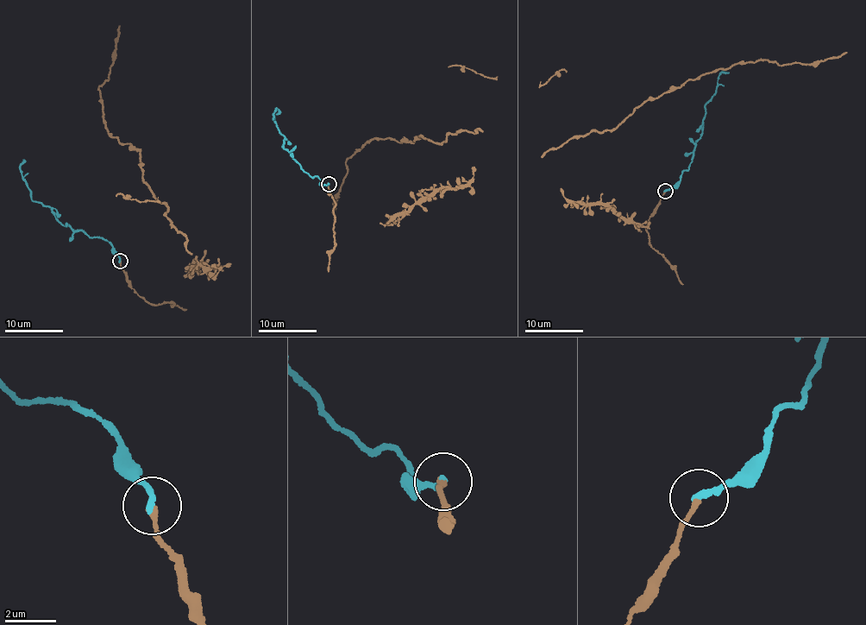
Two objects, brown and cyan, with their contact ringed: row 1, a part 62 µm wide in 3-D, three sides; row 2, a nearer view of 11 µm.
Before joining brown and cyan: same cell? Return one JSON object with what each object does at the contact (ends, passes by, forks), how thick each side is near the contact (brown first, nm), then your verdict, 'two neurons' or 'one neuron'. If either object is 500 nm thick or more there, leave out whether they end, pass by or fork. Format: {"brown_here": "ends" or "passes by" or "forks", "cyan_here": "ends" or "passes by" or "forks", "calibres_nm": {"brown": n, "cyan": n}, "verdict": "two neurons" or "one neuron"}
{"brown_here": "ends", "cyan_here": "ends", "calibres_nm": {"brown": 220, "cyan": 260}, "verdict": "one neuron"}

